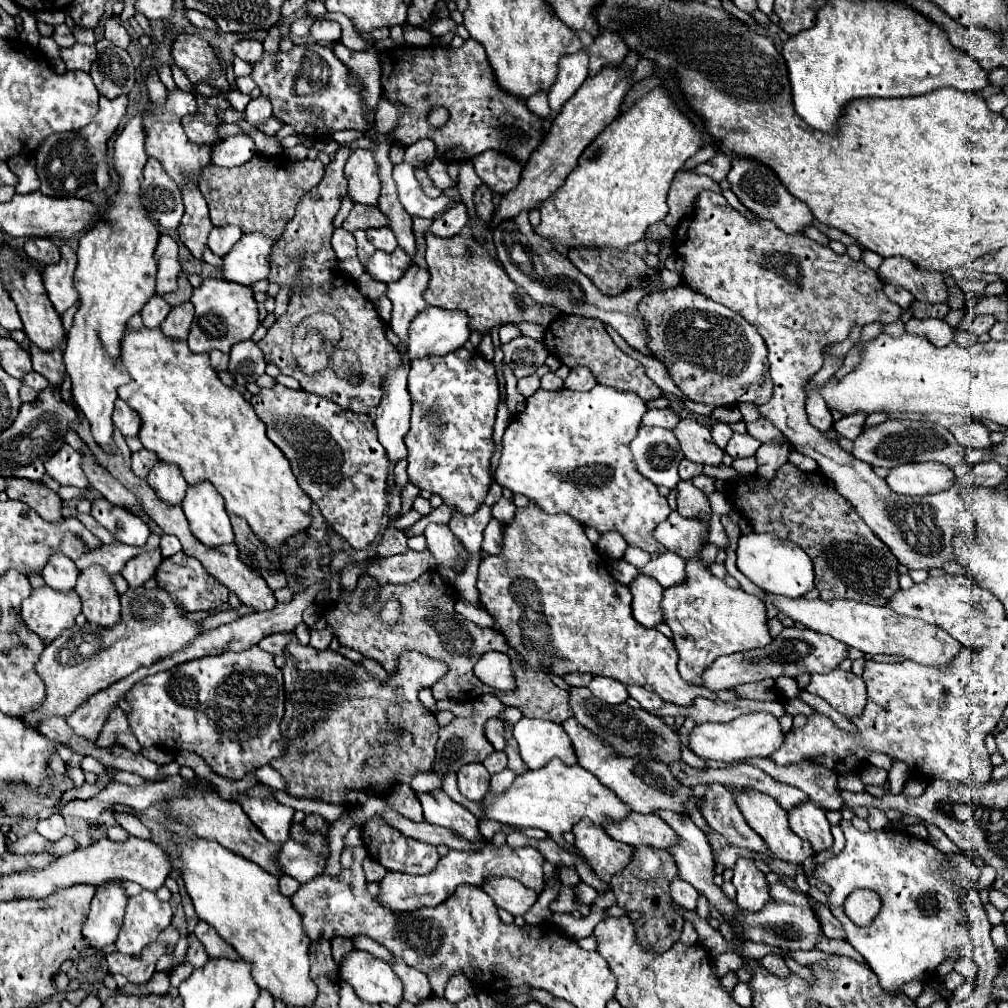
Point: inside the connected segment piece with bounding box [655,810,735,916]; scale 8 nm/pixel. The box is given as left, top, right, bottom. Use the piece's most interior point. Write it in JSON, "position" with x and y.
{"position":[693,854]}

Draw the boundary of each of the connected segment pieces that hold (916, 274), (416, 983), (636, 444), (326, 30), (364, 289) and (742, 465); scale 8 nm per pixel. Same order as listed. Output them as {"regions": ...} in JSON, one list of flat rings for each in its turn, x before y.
{"regions":[[[885,258,877,272,881,272,881,280,885,284,907,288,919,302,947,302,947,286,943,282,943,276,939,272,919,270,907,258]],[[395,958,393,962,391,962,391,966,393,966,393,970,395,970,395,974,401,978,401,982,403,982,403,986,405,986,405,1000,409,1000,409,1002,413,1002,413,1004,419,1004,419,1002,423,1002,423,1000,427,1000,431,994,433,994,433,990,431,990,431,986,429,986,429,980,427,980,427,976,423,974,423,972,419,972,419,970,415,970,415,968,409,968,403,960,399,960,399,958]],[[639,426,639,434,631,442,631,454,639,474,653,484,667,488,679,484,677,466,683,460,683,452,671,430]],[[315,22,309,30,309,36,315,44,323,44,323,46,331,46,333,42,337,42,341,38,341,28,337,26,337,22]],[[365,274,357,280,357,288,359,288,359,292,365,294,365,298,369,298,371,302,375,302,375,300,379,300,381,296,387,294,387,284,377,282,377,280,373,280,371,276,365,276]],[[751,456,751,458,739,458,739,460,733,460,731,464,739,474,743,476,751,476,757,472,757,458]]]}

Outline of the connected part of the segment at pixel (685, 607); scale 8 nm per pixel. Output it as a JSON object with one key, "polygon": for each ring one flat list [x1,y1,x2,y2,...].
{"polygon":[[701,554,689,556,685,580,663,592,663,616,673,630,675,648,679,652,679,674,689,684,699,684,703,670,711,666,715,658,771,642,763,600,741,588,729,588,711,572]]}

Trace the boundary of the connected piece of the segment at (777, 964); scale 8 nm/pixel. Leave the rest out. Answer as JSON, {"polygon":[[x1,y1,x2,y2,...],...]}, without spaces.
{"polygon":[[767,954,767,956,763,956,759,962,761,962,761,966,763,966,763,968,767,968,767,970,769,970,771,974,775,974,775,976,785,978,785,976,789,974,789,968,785,966,783,958,781,958,781,956,777,956,777,954]]}

